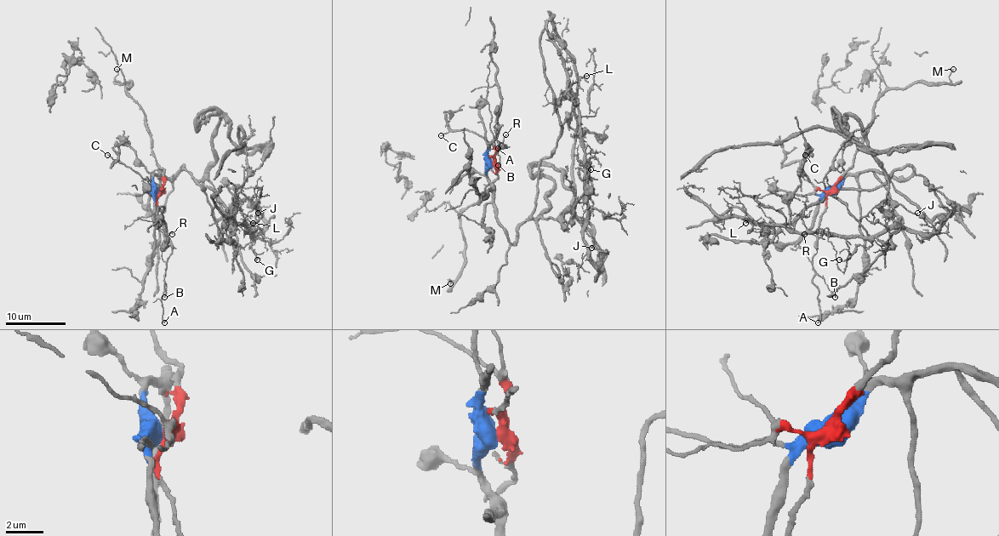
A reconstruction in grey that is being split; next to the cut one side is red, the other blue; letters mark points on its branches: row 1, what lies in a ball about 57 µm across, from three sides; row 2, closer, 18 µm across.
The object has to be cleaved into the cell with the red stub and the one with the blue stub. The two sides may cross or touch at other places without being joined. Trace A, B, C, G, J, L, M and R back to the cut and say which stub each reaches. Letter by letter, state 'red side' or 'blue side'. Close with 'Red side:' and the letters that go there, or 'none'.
A: red side
B: red side
C: red side
G: blue side
J: blue side
L: blue side
M: red side
R: red side
Red side: A, B, C, M, R

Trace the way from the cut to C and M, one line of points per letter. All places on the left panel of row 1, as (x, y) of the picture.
C: (160, 191), (154, 183), (107, 154)
M: (160, 191), (164, 172), (156, 163), (143, 109), (127, 93), (131, 82), (117, 81), (117, 69)

